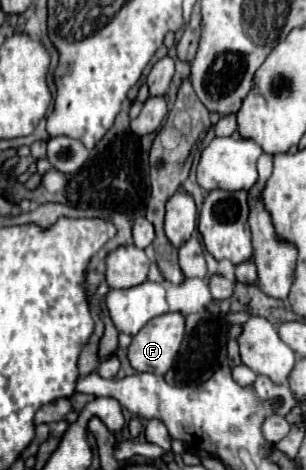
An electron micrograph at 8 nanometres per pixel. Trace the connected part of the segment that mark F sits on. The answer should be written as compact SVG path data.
M168 312L152 318L128 346L128 360L136 372L166 374L174 367L184 338L184 316Z

